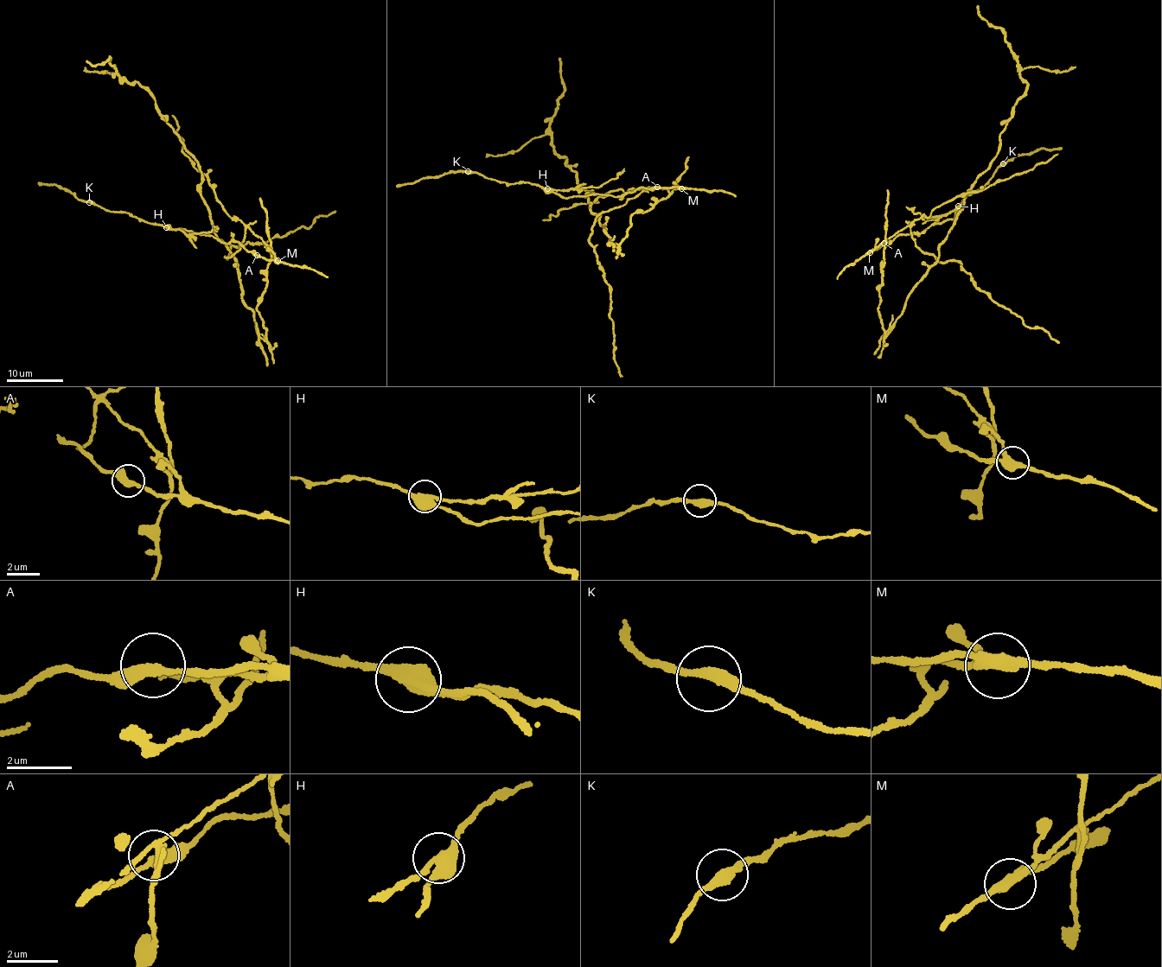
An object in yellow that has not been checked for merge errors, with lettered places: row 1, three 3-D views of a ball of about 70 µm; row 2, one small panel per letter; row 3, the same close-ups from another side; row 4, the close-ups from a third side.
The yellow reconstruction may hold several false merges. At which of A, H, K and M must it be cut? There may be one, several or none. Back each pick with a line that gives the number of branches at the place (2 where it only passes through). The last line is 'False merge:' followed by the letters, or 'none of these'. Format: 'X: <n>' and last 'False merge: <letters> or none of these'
H: 3
M: 3
False merge: H, M

